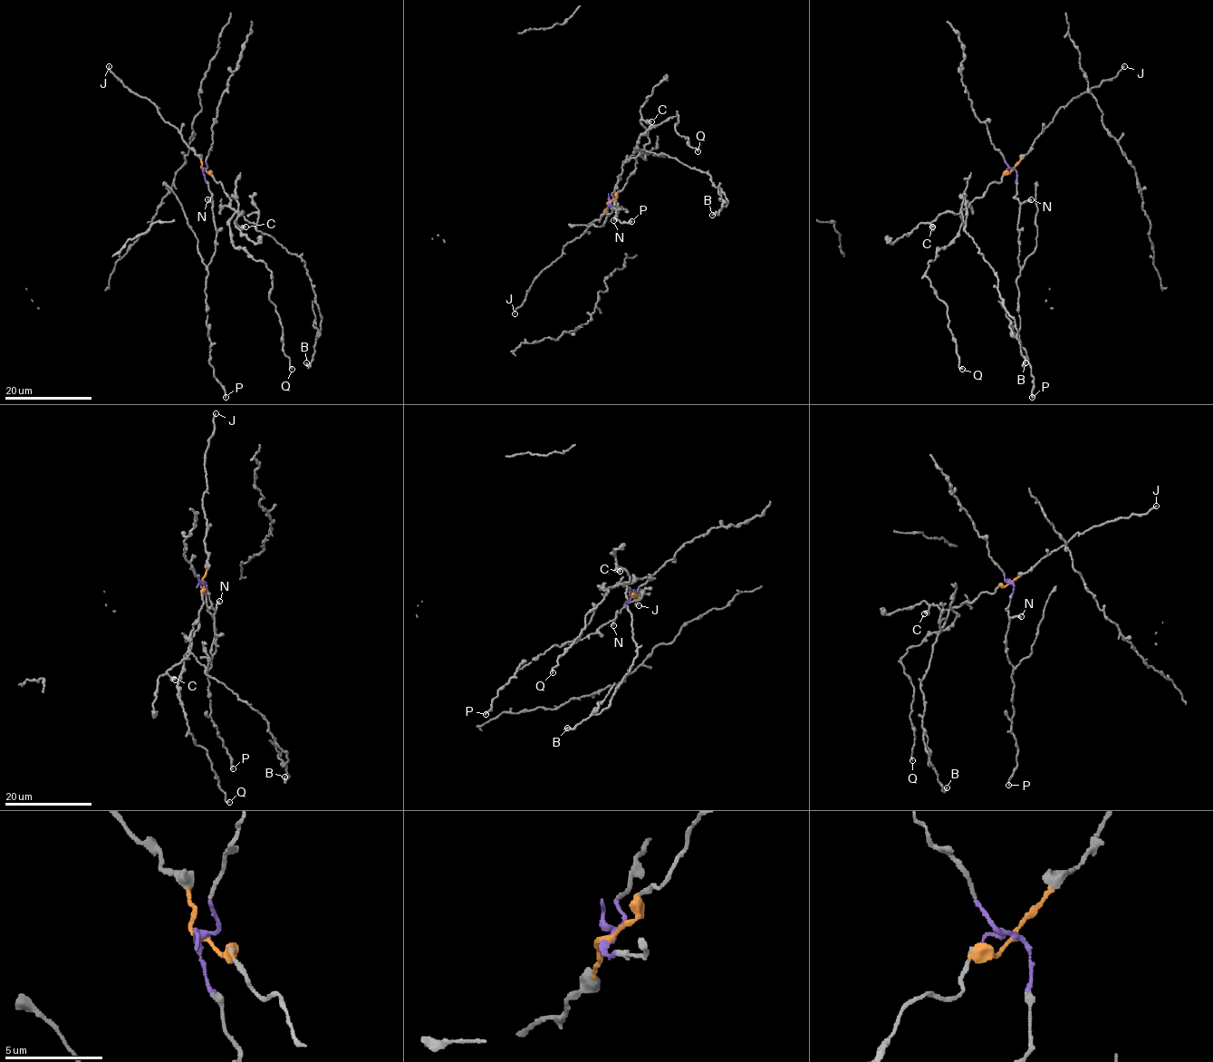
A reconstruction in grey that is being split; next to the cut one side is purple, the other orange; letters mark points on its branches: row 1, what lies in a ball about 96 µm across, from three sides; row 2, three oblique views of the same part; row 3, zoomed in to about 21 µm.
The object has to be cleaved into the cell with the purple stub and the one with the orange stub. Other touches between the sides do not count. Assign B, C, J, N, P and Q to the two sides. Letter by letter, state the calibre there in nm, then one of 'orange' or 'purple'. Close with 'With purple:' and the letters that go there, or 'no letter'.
B: 140 nm | orange
C: 550 nm | orange
J: 170 nm | orange
N: 340 nm | purple
P: 200 nm | purple
Q: 190 nm | orange
With purple: N, P

